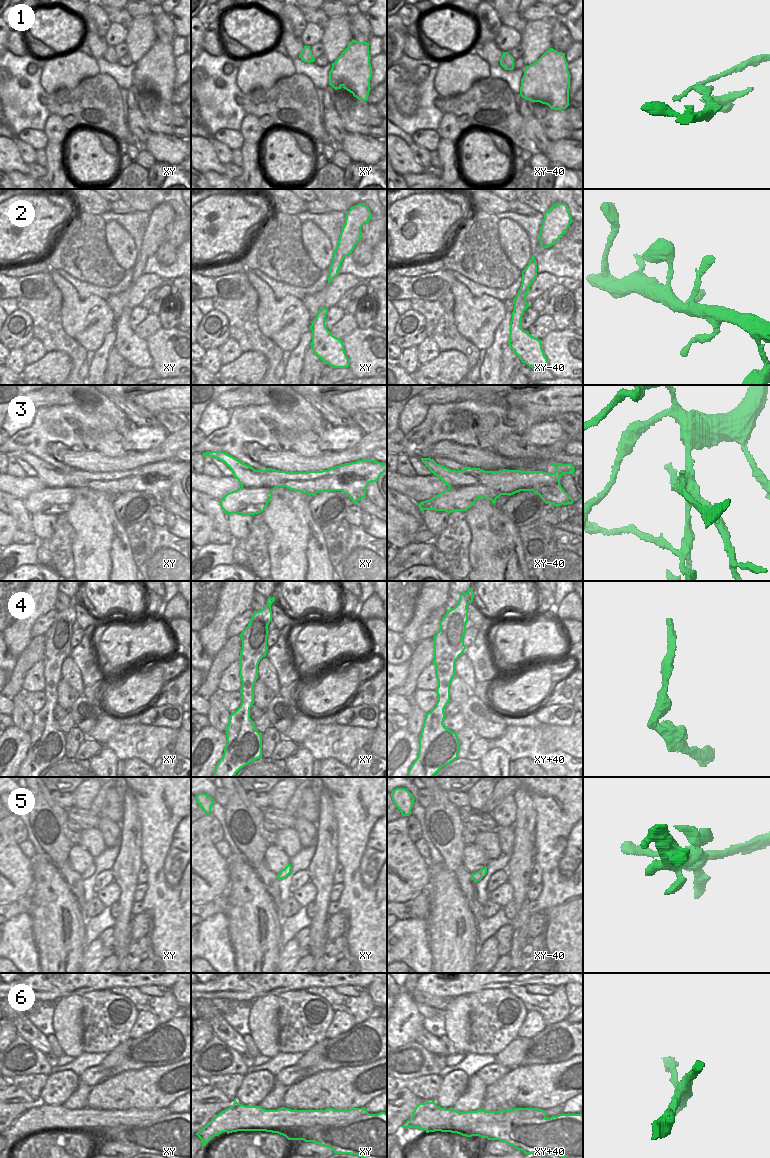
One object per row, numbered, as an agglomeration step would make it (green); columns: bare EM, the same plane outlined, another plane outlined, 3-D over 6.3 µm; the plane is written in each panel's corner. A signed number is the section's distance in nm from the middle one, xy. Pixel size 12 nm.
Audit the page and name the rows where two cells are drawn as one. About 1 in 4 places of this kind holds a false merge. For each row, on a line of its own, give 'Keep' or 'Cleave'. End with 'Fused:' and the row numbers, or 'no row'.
1: Cleave
2: Keep
3: Cleave
4: Keep
5: Keep
6: Cleave
Fused: 1, 3, 6.

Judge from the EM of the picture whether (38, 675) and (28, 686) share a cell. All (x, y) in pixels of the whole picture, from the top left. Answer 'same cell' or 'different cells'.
same cell

